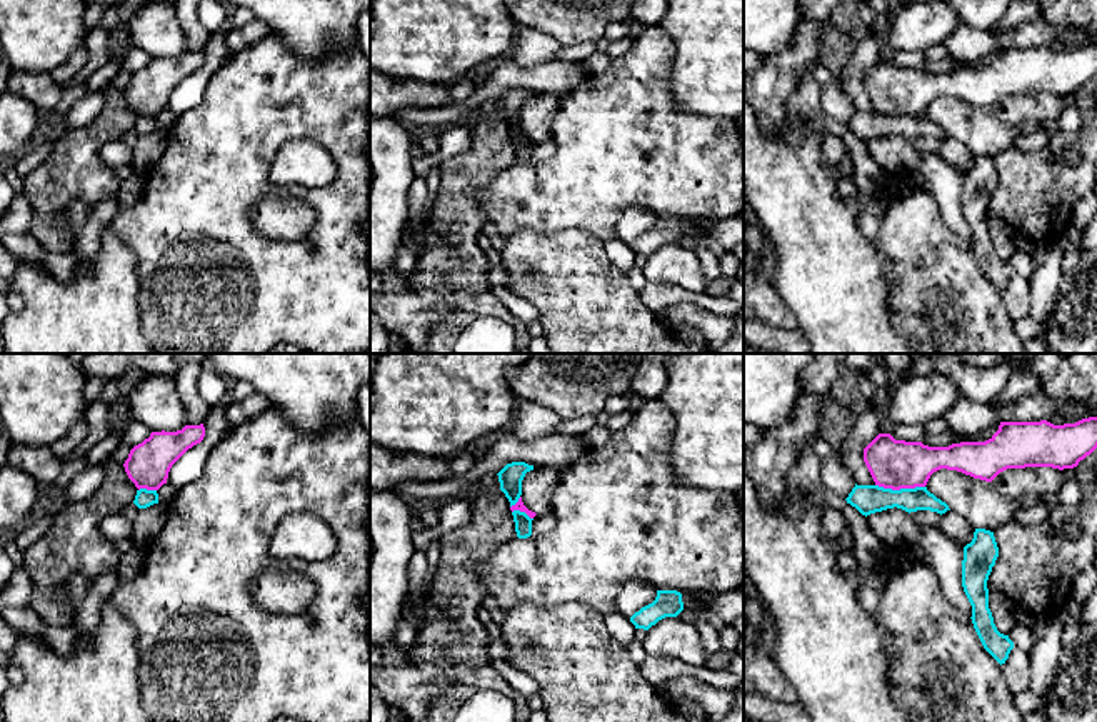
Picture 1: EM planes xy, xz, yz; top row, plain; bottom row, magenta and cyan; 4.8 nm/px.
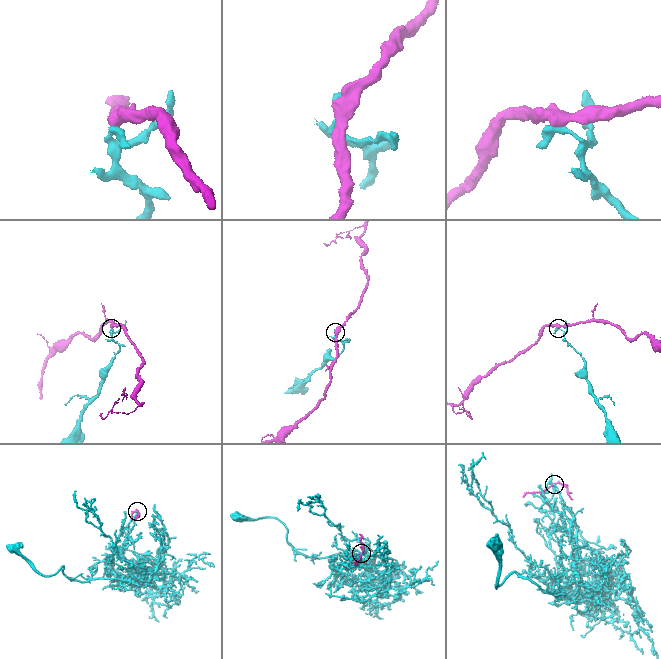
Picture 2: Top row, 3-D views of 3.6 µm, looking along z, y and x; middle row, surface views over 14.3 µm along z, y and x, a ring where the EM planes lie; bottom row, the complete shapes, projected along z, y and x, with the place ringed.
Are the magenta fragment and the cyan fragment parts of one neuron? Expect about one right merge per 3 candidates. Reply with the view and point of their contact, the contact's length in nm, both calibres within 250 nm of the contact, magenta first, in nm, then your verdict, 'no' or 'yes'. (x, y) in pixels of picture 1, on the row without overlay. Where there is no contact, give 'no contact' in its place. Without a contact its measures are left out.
meets magenta in yz at (901, 114); contact 240 nm long; 240 nm thick on the magenta side, 140 nm on the other; no

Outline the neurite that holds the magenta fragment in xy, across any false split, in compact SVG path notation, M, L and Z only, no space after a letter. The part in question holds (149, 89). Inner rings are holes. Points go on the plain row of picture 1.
M185 52L177 58L152 58L148 65L135 72L123 93L135 113L158 117L167 110L172 92L205 63L205 53Z

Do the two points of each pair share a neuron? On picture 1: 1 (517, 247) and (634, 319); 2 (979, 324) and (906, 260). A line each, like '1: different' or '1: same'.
1: same
2: same

